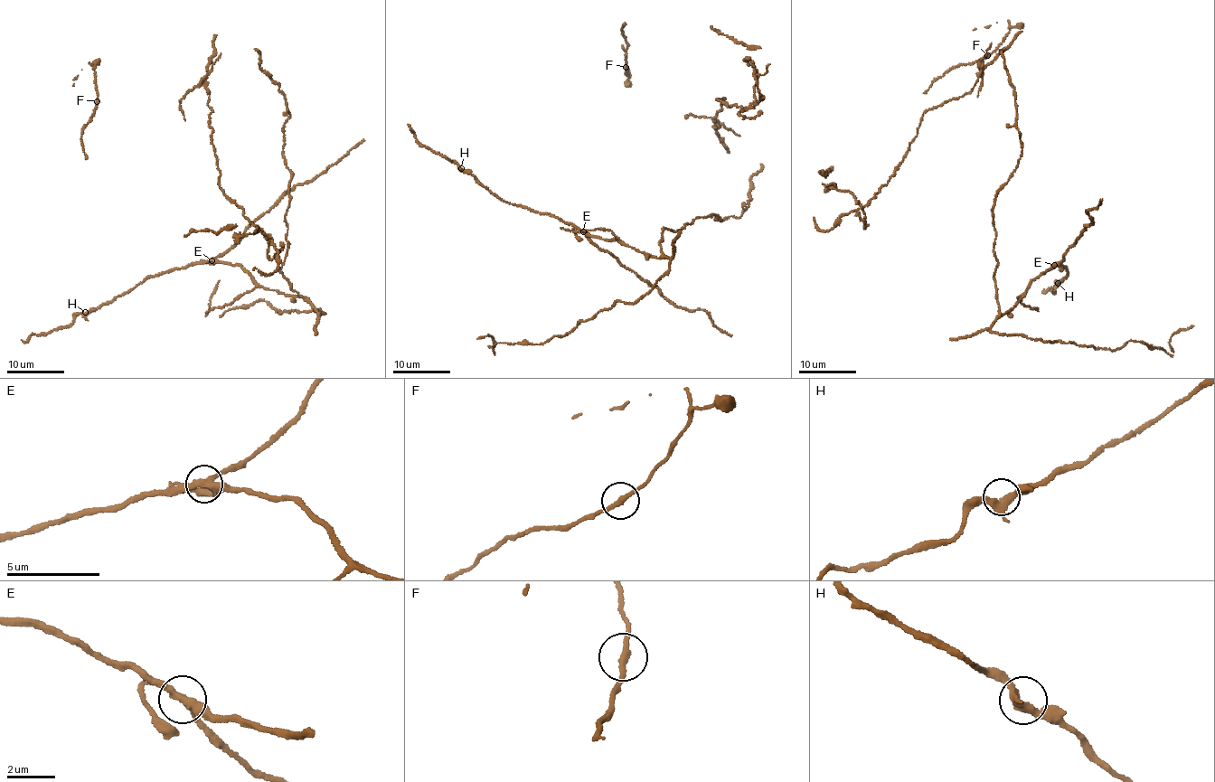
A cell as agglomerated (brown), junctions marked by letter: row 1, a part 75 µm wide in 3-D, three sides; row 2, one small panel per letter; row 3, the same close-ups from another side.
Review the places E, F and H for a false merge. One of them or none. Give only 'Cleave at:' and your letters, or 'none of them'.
Cleave at: E

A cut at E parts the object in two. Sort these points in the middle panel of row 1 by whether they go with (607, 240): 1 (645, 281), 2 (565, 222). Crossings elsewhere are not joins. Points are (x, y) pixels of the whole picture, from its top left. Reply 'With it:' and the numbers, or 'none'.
With it: none

